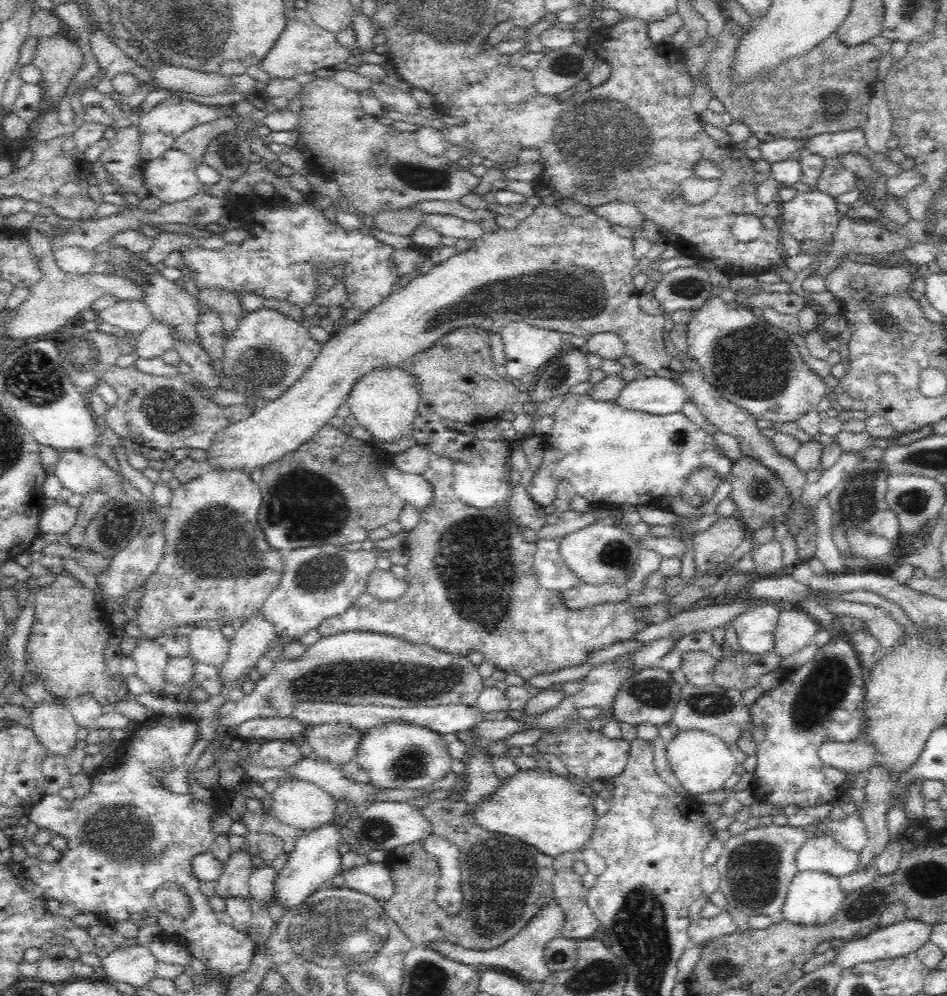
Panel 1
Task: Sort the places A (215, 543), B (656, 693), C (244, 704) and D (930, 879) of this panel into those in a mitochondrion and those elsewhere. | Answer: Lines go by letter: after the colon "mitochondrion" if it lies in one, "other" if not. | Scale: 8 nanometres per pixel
A: mitochondrion
B: mitochondrion
C: other
D: mitochondrion

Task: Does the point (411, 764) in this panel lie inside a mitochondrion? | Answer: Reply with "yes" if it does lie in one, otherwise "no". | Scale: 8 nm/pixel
yes

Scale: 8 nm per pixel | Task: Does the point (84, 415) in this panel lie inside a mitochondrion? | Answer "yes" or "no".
no

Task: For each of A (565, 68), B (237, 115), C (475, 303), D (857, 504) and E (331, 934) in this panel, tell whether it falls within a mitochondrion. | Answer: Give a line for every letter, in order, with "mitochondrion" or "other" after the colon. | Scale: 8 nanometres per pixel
A: mitochondrion
B: other
C: mitochondrion
D: mitochondrion
E: mitochondrion

